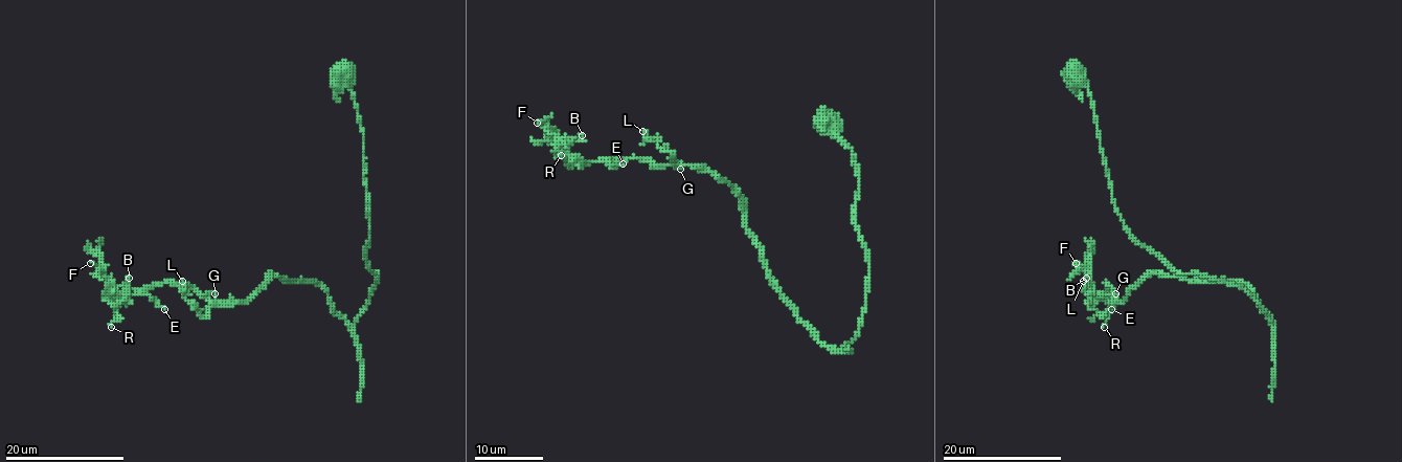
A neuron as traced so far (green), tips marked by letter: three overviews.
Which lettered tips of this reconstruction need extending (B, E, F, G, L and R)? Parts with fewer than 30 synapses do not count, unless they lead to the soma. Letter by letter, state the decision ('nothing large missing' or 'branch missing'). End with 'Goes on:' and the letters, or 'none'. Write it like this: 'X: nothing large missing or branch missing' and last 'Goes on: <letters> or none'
B: nothing large missing
E: nothing large missing
F: nothing large missing
G: nothing large missing
L: nothing large missing
R: nothing large missing
Goes on: none

